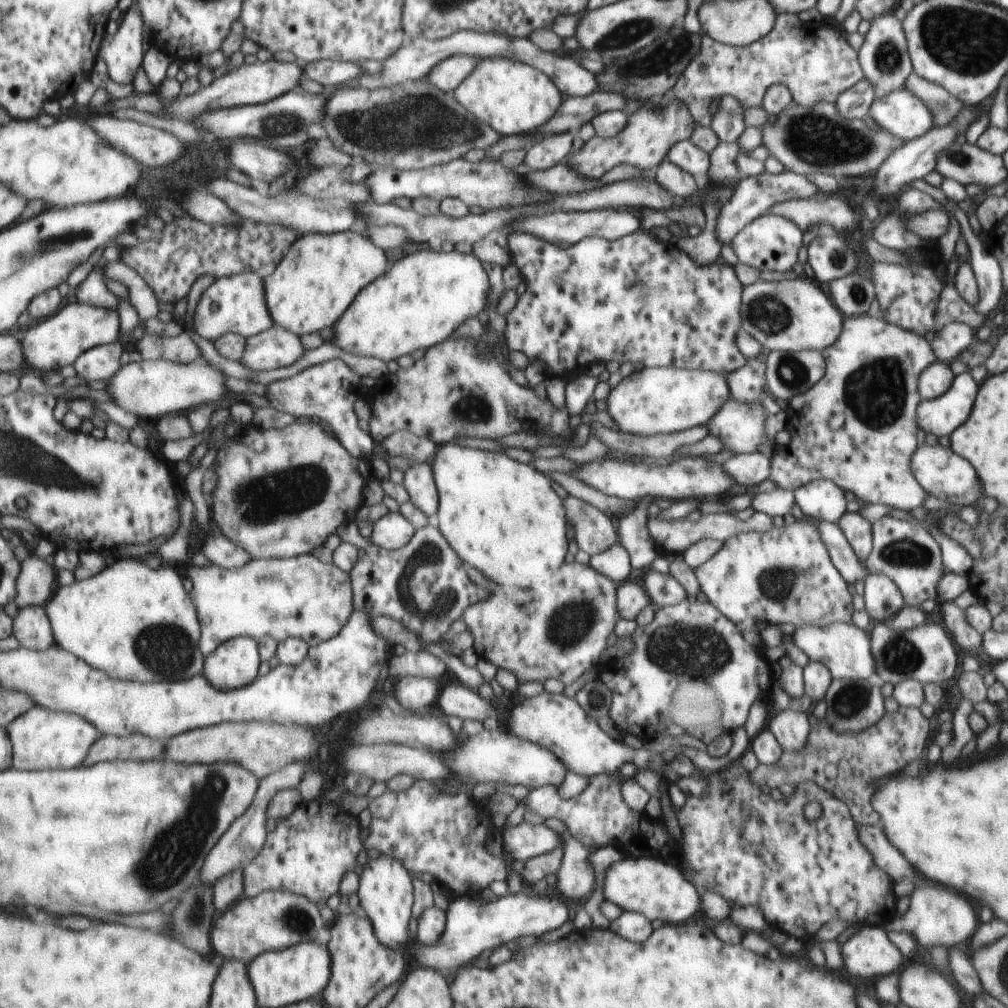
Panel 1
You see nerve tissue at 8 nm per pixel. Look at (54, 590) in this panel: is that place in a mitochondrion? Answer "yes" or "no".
no

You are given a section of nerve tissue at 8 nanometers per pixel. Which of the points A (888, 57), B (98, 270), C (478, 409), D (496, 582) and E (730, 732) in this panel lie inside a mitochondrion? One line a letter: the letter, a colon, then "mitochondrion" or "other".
A: mitochondrion
B: other
C: mitochondrion
D: other
E: other

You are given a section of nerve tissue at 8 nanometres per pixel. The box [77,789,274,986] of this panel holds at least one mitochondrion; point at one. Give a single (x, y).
(195, 912)

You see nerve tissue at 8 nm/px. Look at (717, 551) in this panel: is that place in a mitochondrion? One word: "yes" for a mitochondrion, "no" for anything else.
no

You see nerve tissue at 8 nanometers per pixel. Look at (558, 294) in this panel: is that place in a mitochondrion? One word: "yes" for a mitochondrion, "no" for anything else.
no

